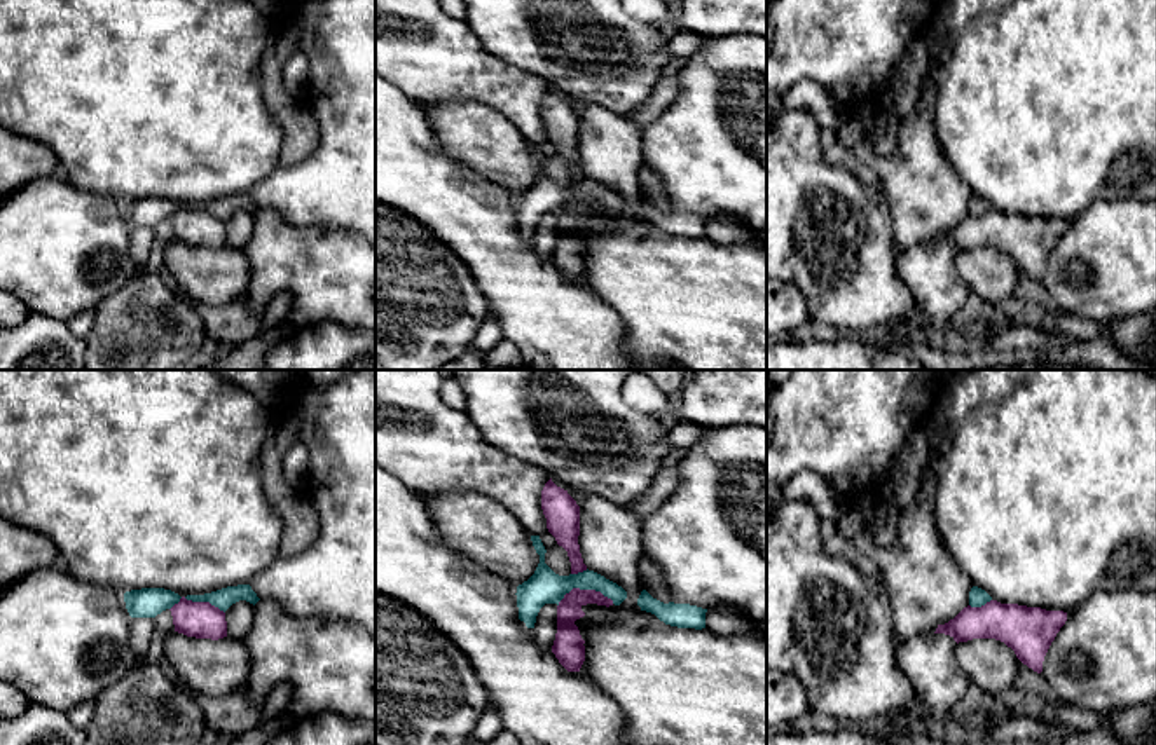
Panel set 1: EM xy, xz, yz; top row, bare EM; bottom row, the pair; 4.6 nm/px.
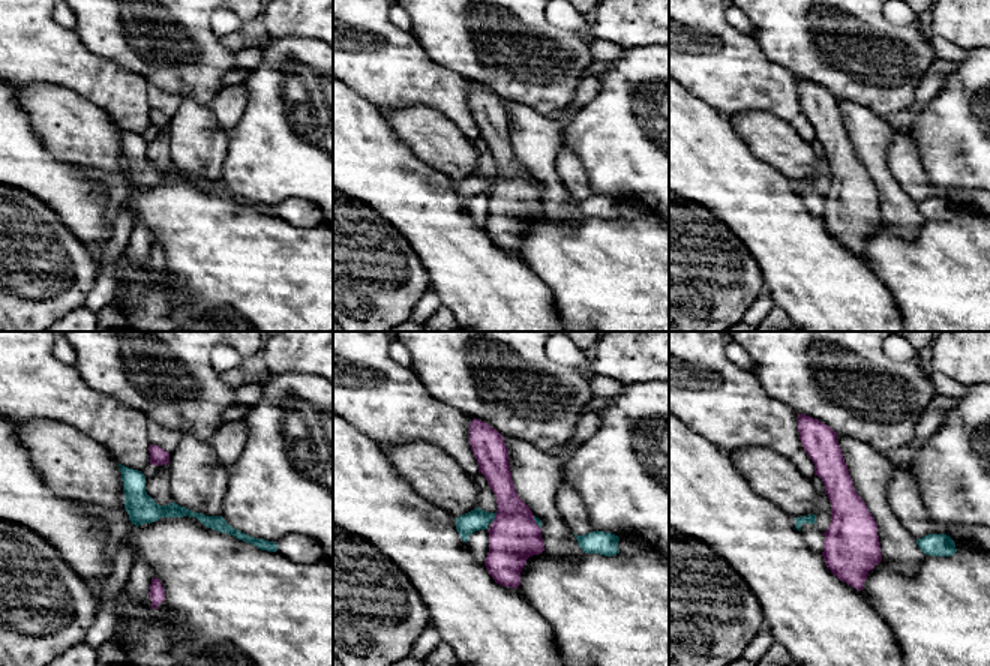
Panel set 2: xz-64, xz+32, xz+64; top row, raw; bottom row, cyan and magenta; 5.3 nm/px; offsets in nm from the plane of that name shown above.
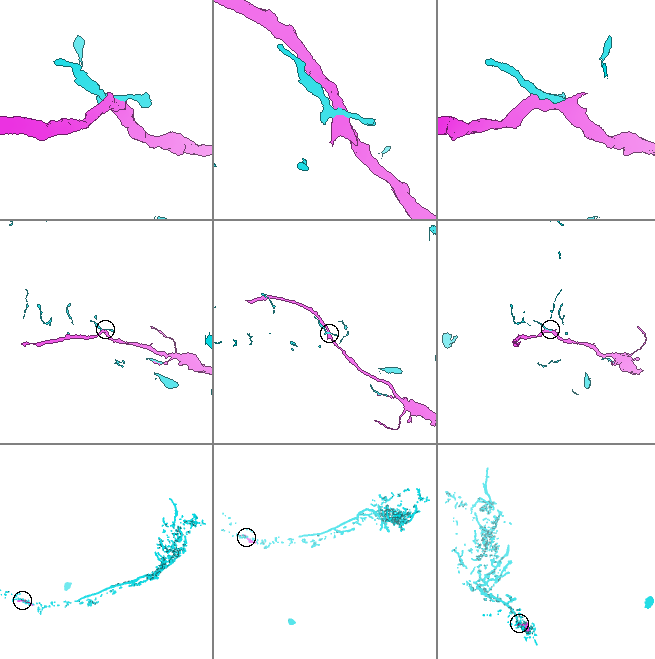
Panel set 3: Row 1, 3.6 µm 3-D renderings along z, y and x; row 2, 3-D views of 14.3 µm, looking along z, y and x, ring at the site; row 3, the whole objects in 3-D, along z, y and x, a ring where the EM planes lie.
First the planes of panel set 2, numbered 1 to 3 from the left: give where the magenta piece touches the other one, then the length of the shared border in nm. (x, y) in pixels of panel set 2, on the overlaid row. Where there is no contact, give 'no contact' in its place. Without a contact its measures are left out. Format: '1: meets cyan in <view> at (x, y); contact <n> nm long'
1: no contact
2: meets cyan in xz+32 at (494, 518); contact 70 nm long
3: no contact

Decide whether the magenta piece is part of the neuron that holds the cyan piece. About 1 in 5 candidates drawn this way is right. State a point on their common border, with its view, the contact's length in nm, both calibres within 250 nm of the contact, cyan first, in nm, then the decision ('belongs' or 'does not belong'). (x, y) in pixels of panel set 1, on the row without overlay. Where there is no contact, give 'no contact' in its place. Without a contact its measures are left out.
xz (584, 198) | 260 nm | 160/120 nm | does not belong

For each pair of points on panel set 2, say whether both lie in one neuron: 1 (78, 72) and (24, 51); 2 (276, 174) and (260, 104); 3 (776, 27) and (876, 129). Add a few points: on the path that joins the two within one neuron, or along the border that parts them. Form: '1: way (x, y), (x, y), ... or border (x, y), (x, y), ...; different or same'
1: way (65, 62), (54, 54), (38, 51); same
2: way (276, 156), (276, 122); same
3: border (837, 96), (858, 102), (879, 117); different

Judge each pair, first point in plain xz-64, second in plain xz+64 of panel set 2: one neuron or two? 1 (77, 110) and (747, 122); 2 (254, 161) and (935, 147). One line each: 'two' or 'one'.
1: one
2: one

